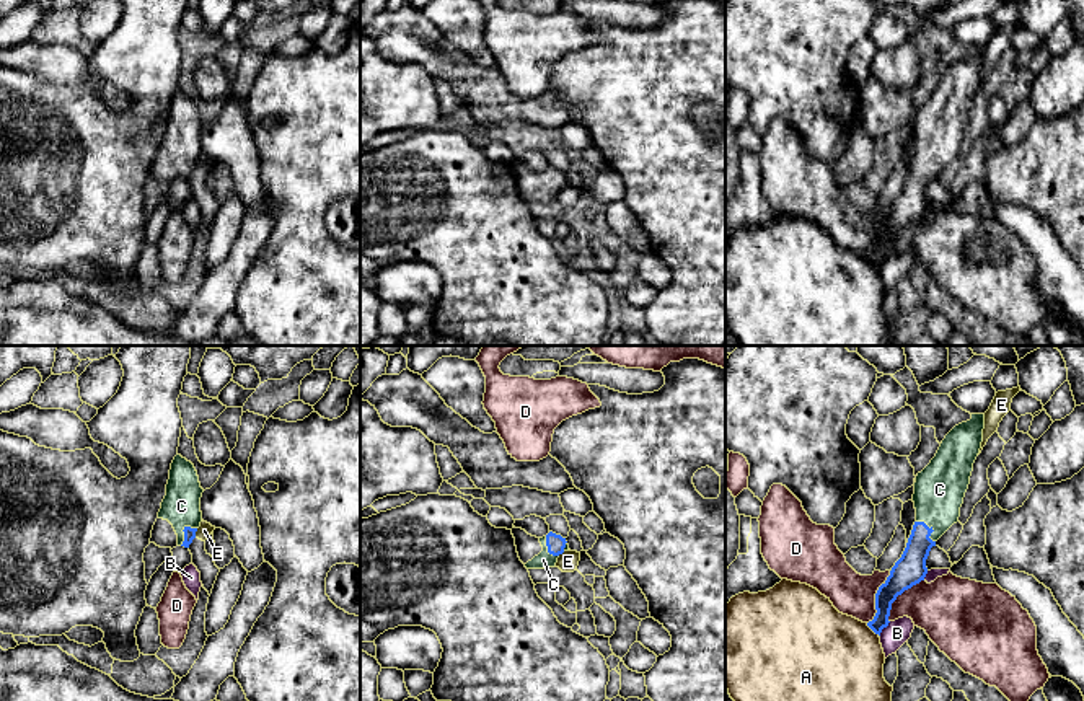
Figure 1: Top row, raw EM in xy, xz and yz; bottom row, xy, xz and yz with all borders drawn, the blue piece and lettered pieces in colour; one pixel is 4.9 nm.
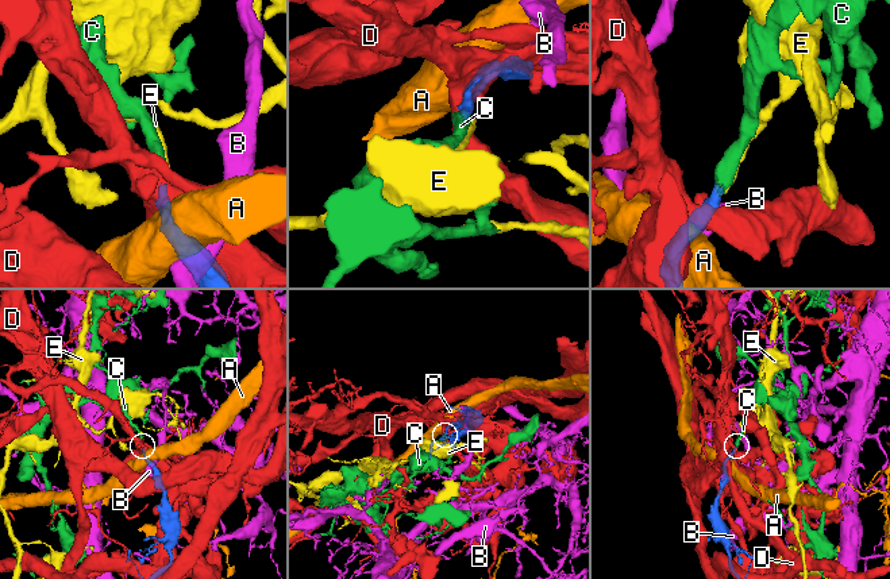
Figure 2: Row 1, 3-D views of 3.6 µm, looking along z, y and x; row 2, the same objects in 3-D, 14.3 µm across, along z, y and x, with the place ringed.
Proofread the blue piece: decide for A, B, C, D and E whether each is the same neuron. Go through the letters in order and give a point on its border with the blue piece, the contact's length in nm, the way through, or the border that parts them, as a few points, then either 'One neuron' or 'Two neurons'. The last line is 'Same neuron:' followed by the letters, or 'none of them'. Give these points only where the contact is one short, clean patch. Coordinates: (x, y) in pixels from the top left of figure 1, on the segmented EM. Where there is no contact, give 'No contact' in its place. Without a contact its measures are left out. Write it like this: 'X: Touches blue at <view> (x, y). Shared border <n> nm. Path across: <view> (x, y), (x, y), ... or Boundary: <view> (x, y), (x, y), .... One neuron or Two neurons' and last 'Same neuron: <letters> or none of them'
A: Touches blue at yz (872, 630). Shared border 90 nm. Two neurons
B: Touches blue at yz (882, 628). Shared border 100 nm. Two neurons
C: Touches blue at yz (931, 529). Shared border 140 nm. Path across: yz (910, 569), (920, 542), (931, 529), (939, 489). One neuron
D: Touches blue at yz (876, 597). Shared border 280 nm. Two neurons
E: Touches blue at xy (194, 533). Shared border 50 nm. Boundary: xy (198, 529), (194, 537). Two neurons
Same neuron: C

